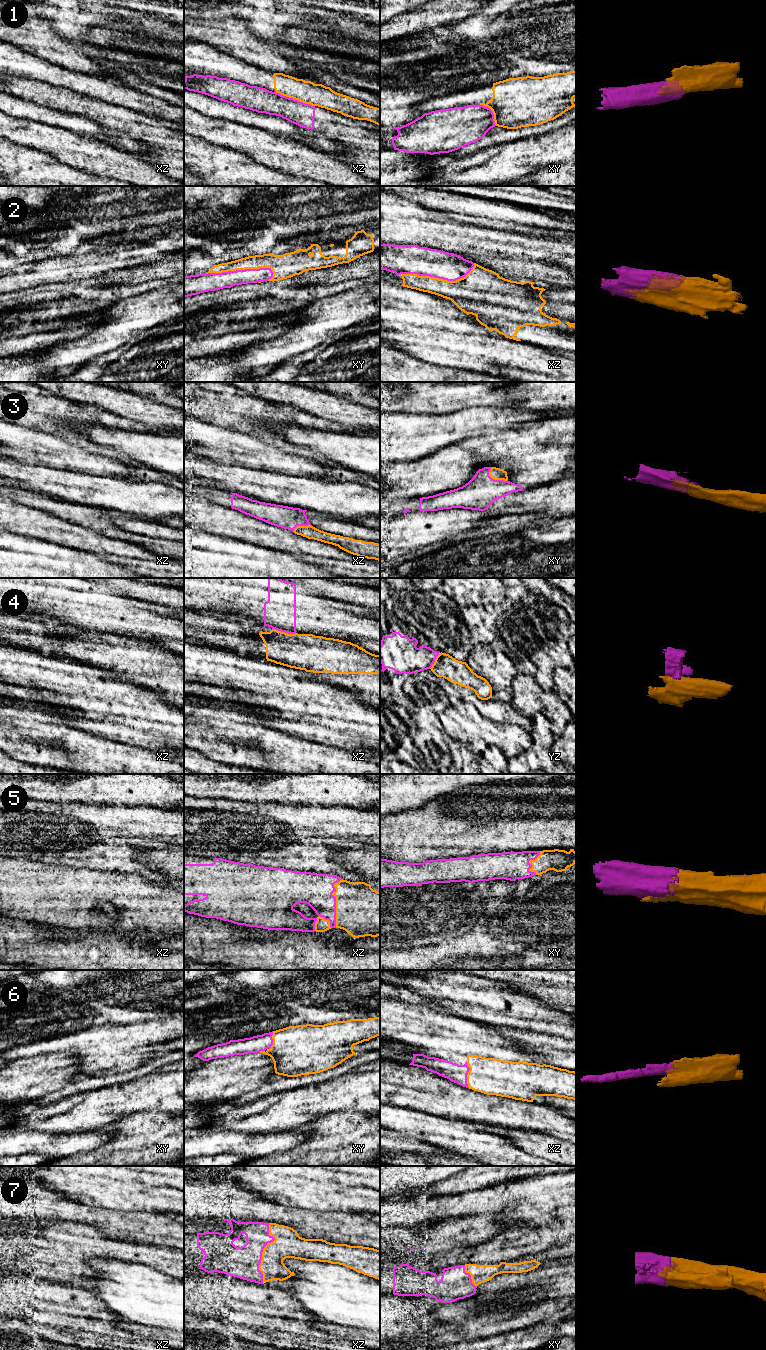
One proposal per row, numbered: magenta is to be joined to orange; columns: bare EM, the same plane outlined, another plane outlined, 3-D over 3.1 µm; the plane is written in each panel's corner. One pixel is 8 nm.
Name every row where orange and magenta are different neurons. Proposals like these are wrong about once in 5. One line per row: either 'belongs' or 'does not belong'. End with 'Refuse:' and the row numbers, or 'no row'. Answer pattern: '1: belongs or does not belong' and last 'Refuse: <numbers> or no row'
1: does not belong
2: belongs
3: belongs
4: does not belong
5: belongs
6: belongs
7: belongs
Refuse: 1, 4

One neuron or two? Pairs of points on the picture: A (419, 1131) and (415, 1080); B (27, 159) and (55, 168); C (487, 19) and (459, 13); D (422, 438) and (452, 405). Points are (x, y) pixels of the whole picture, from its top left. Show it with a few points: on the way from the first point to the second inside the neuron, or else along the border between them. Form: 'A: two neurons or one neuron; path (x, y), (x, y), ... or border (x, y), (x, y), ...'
A: two neurons; border (395, 1104), (440, 1116)
B: one neuron; path (34, 166), (36, 168), (48, 168)
C: two neurons; border (477, 12), (449, 24)
D: two neurons; border (467, 407), (447, 413), (420, 413)

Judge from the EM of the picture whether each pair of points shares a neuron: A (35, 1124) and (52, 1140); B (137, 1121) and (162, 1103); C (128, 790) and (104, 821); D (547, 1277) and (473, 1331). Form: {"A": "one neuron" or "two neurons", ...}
{"A": "two neurons", "B": "two neurons", "C": "two neurons", "D": "one neuron"}

